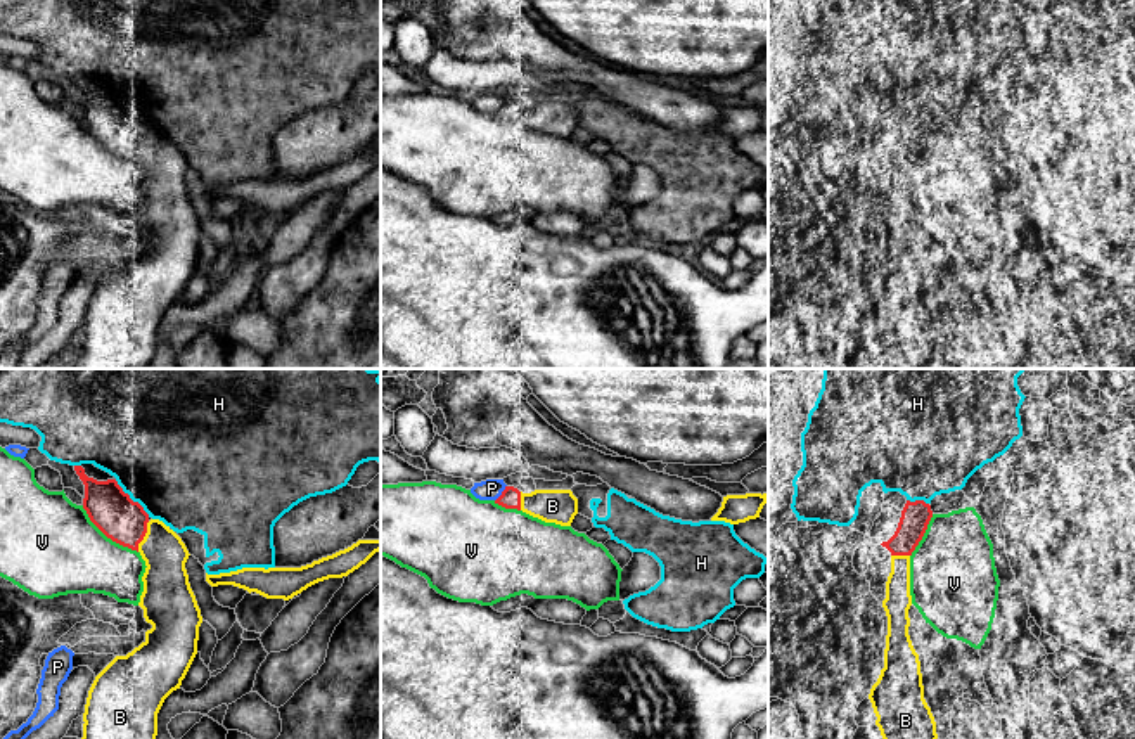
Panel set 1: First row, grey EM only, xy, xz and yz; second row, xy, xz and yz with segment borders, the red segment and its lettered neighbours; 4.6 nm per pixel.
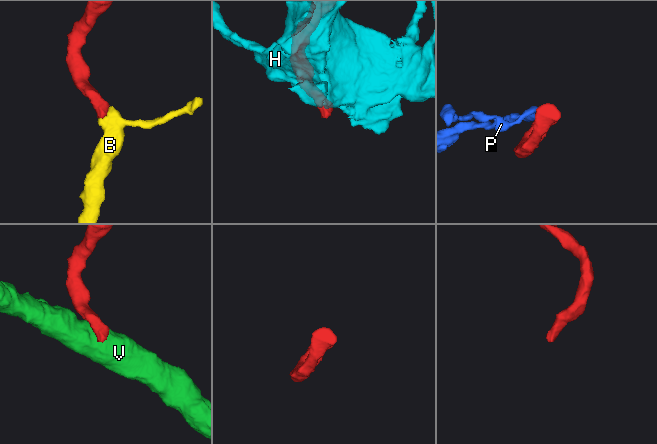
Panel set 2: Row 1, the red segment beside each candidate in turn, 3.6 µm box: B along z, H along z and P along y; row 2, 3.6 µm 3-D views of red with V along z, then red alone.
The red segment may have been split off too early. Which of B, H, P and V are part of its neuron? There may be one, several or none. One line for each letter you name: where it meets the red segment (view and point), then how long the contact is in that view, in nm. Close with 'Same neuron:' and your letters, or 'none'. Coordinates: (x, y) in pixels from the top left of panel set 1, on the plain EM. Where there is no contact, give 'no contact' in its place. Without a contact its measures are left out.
B: xy (144, 147) | 160 nm
Same neuron: B

